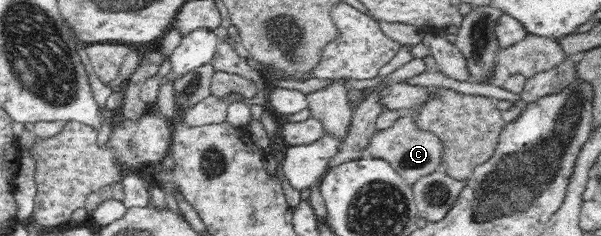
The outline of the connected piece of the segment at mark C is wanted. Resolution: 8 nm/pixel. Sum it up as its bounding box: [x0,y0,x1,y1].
[366,108,445,186]

